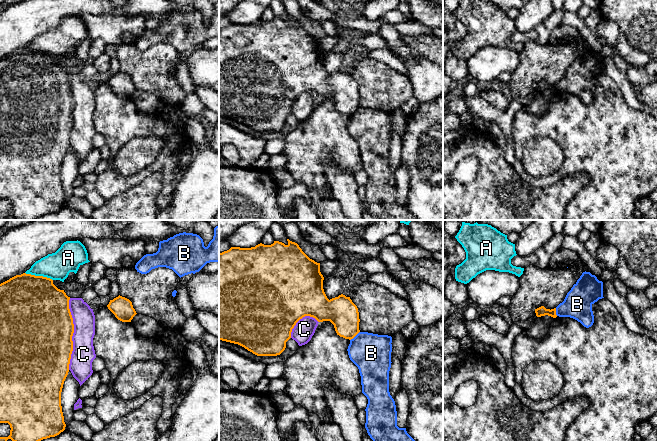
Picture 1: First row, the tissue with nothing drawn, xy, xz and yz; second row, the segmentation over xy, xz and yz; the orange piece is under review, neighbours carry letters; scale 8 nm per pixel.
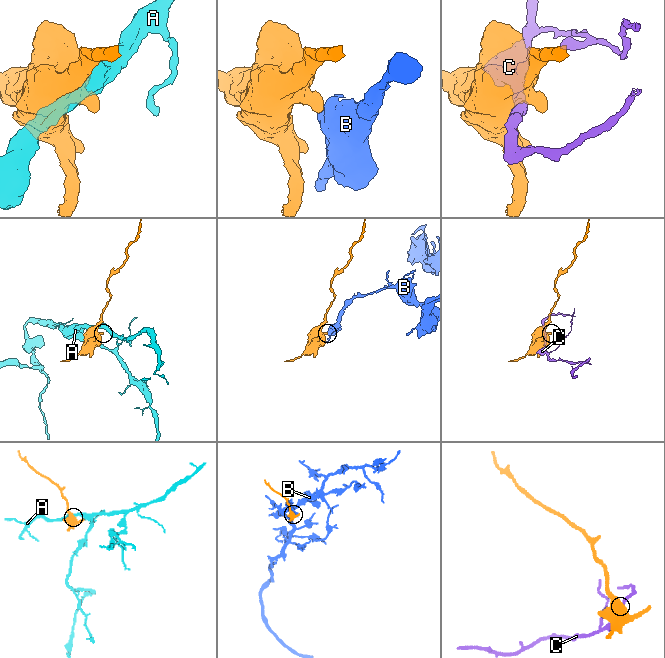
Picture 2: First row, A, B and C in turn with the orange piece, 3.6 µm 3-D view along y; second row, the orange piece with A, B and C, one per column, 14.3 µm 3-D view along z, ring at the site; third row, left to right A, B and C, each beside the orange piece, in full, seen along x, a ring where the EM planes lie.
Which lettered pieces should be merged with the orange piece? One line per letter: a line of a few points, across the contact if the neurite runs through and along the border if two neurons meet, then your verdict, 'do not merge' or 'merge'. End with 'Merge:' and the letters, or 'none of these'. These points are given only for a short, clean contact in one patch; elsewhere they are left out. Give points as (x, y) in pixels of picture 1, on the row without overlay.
A: do not merge
B: xz (359, 107), (350, 116) | do not merge
C: do not merge
Merge: none of these

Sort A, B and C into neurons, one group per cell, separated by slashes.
A / B / C

